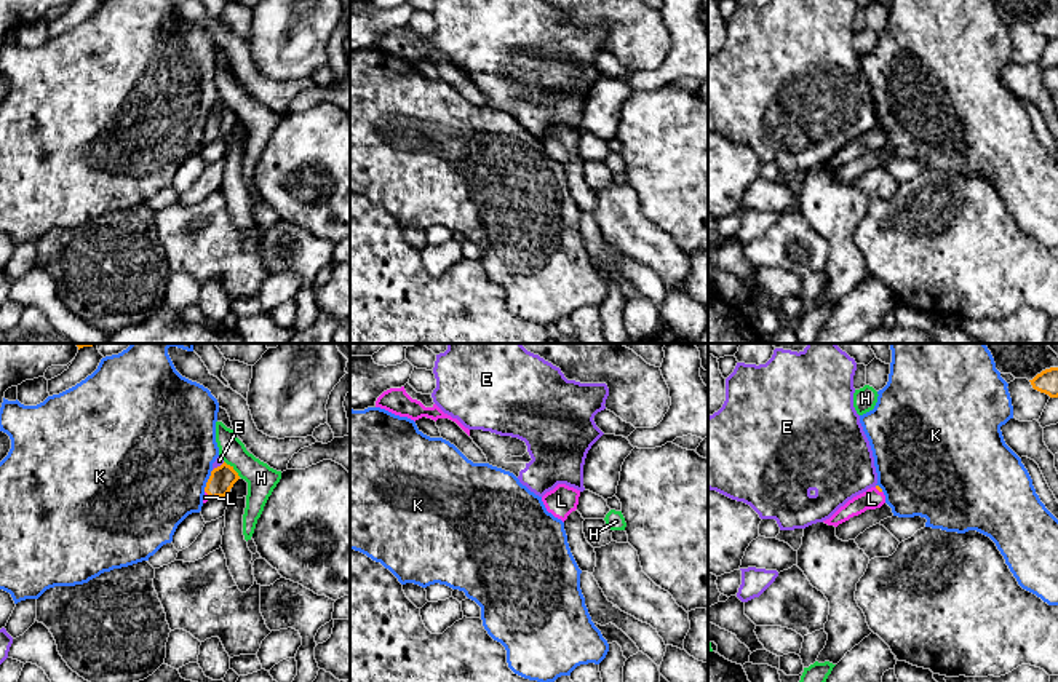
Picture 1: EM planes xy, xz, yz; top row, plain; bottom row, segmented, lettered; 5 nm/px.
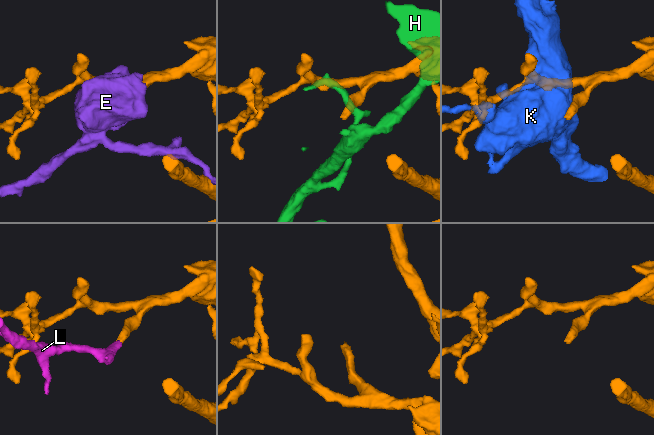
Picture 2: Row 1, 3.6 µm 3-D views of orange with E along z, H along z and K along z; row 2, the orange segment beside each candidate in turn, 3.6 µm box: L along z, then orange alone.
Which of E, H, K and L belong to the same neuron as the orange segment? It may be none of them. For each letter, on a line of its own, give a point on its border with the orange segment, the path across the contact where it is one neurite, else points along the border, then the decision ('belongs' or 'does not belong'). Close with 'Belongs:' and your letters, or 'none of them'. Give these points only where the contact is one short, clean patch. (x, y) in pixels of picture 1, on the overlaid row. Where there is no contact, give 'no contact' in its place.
E: xy (218, 467) | does not belong
H: xy (232, 468) | does not belong
K: xy (208, 481) | does not belong
L: xy (206, 492) | across xy (222, 478), (206, 492), (205, 497) | belongs
Belongs: L

